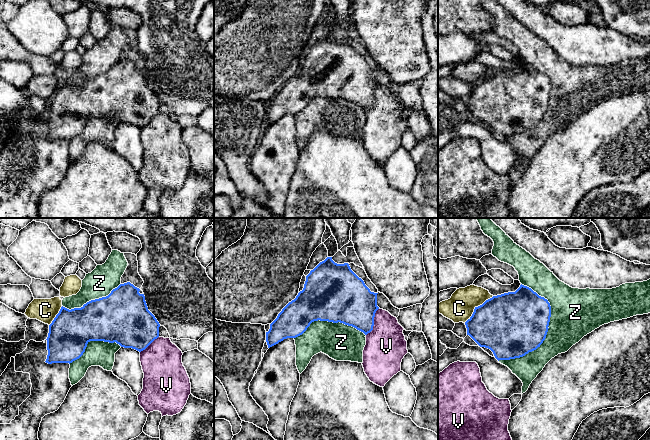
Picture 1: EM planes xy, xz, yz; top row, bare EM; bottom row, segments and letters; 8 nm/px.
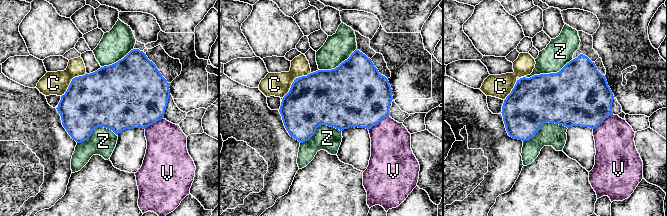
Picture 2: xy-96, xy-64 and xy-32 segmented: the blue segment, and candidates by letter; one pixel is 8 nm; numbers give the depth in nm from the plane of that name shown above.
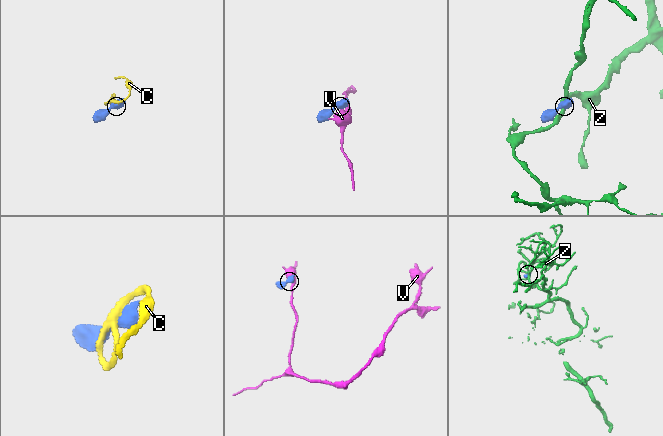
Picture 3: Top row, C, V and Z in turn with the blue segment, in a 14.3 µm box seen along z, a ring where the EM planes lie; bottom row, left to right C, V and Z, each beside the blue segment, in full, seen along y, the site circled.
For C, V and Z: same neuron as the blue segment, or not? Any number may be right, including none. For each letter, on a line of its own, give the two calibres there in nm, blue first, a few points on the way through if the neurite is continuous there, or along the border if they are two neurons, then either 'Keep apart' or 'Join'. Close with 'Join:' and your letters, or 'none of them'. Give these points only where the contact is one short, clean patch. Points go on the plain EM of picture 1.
C: Thickness 460 nm (blue) against 220 nm. Keep apart
V: Thickness 360 nm (blue) against 320 nm. Boundary: xz (379, 84), (375, 89), (373, 104), (366, 111). Keep apart
Z: Thickness 500 nm (blue) against 360 nm. Keep apart
Join: none of them

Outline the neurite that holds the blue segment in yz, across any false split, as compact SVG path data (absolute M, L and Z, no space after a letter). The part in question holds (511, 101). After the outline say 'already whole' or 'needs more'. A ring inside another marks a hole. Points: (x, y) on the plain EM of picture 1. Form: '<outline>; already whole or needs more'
M521 60L515 68L493 72L475 83L465 101L467 111L480 123L490 125L498 137L510 136L523 133L540 123L546 114L550 93L548 76Z; already whole

